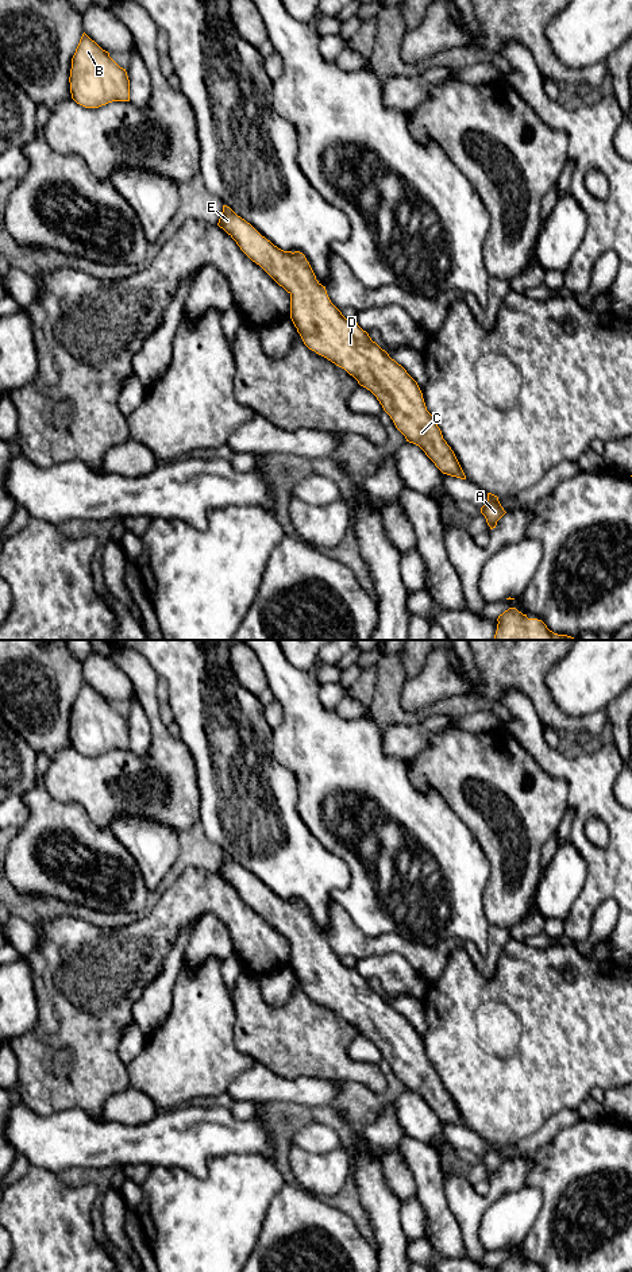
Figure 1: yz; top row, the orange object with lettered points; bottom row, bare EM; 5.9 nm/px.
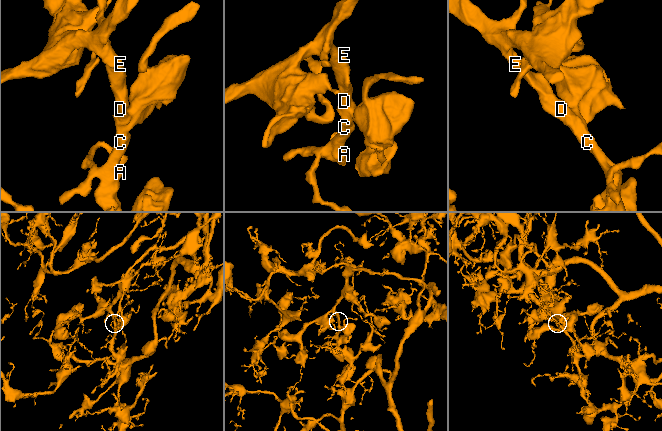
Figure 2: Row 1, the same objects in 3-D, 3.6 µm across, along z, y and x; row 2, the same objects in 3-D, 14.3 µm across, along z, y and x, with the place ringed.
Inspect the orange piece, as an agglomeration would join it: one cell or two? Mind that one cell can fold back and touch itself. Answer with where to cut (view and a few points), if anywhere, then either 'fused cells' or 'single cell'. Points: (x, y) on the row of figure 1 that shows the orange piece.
no cut | single cell

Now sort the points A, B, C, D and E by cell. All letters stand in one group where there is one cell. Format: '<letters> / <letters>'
A B C D E

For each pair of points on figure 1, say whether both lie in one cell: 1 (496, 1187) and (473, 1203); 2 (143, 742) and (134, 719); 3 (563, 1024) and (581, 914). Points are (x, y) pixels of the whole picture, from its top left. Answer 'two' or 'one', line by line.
1: one
2: one
3: two

